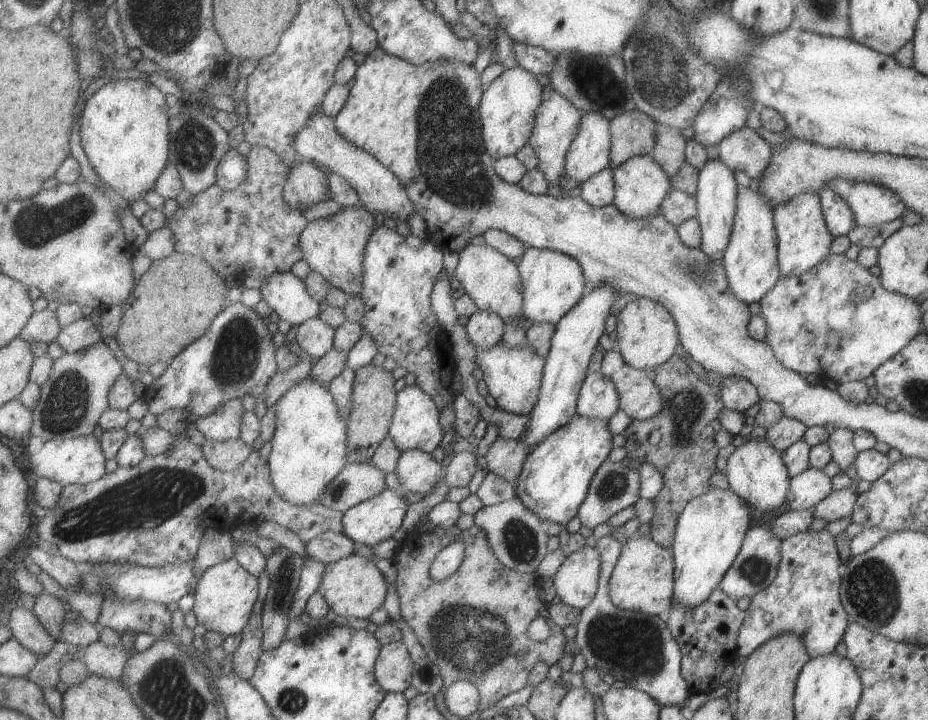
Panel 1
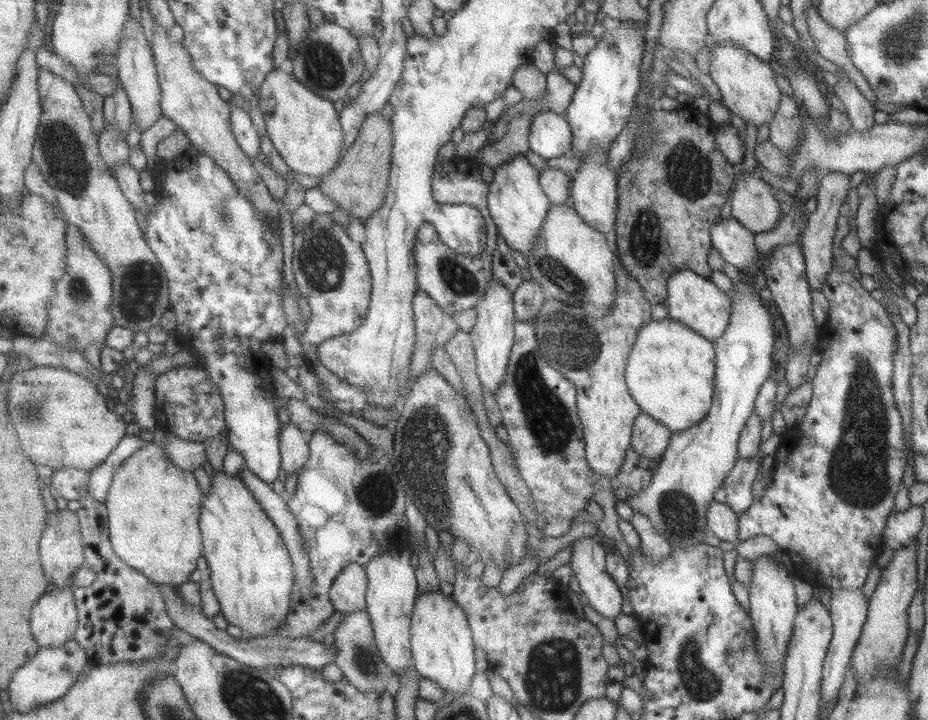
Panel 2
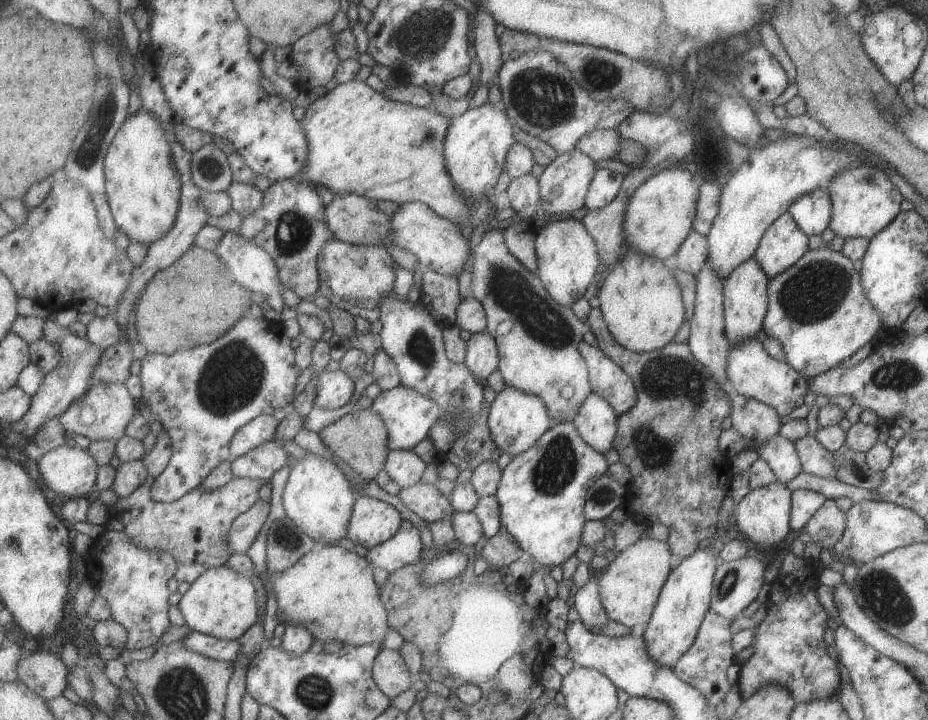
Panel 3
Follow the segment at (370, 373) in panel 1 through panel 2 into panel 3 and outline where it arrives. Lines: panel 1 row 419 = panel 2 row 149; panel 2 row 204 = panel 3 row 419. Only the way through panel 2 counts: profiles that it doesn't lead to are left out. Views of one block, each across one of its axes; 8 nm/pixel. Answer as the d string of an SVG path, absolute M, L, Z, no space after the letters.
M356 407L351 413L340 418L320 431L326 446L334 454L346 461L356 472L368 481L377 480L379 474L387 468L391 454L391 432L387 421L374 409Z

